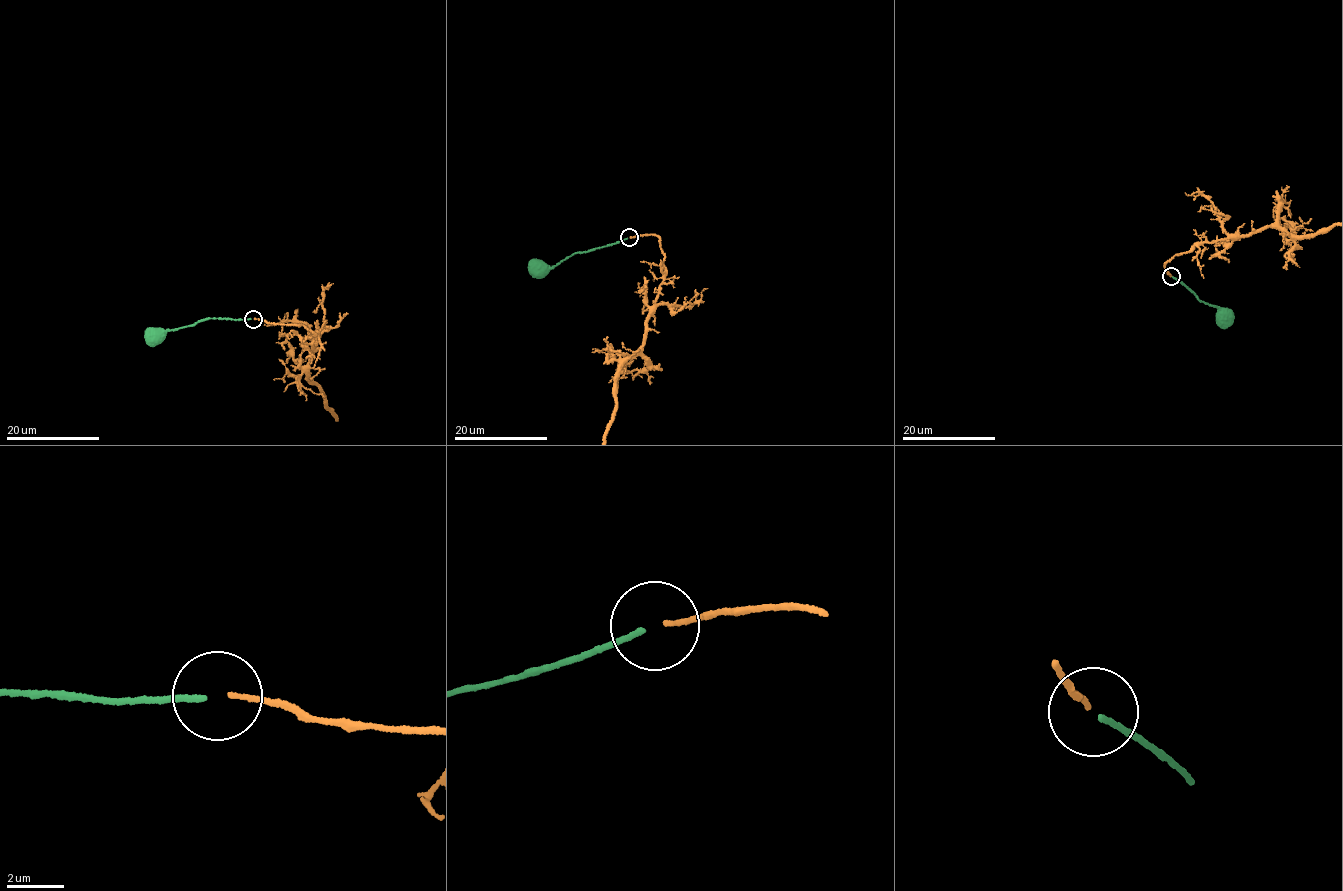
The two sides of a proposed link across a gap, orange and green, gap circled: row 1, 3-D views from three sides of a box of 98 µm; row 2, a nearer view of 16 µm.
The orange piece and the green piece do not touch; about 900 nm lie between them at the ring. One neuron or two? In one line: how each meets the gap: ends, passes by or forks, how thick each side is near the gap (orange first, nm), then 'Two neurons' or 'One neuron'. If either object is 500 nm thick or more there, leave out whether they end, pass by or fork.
At the ring orange ends. At the ring green ends. Thickness 160 nm (orange) against 200 nm. One neuron

